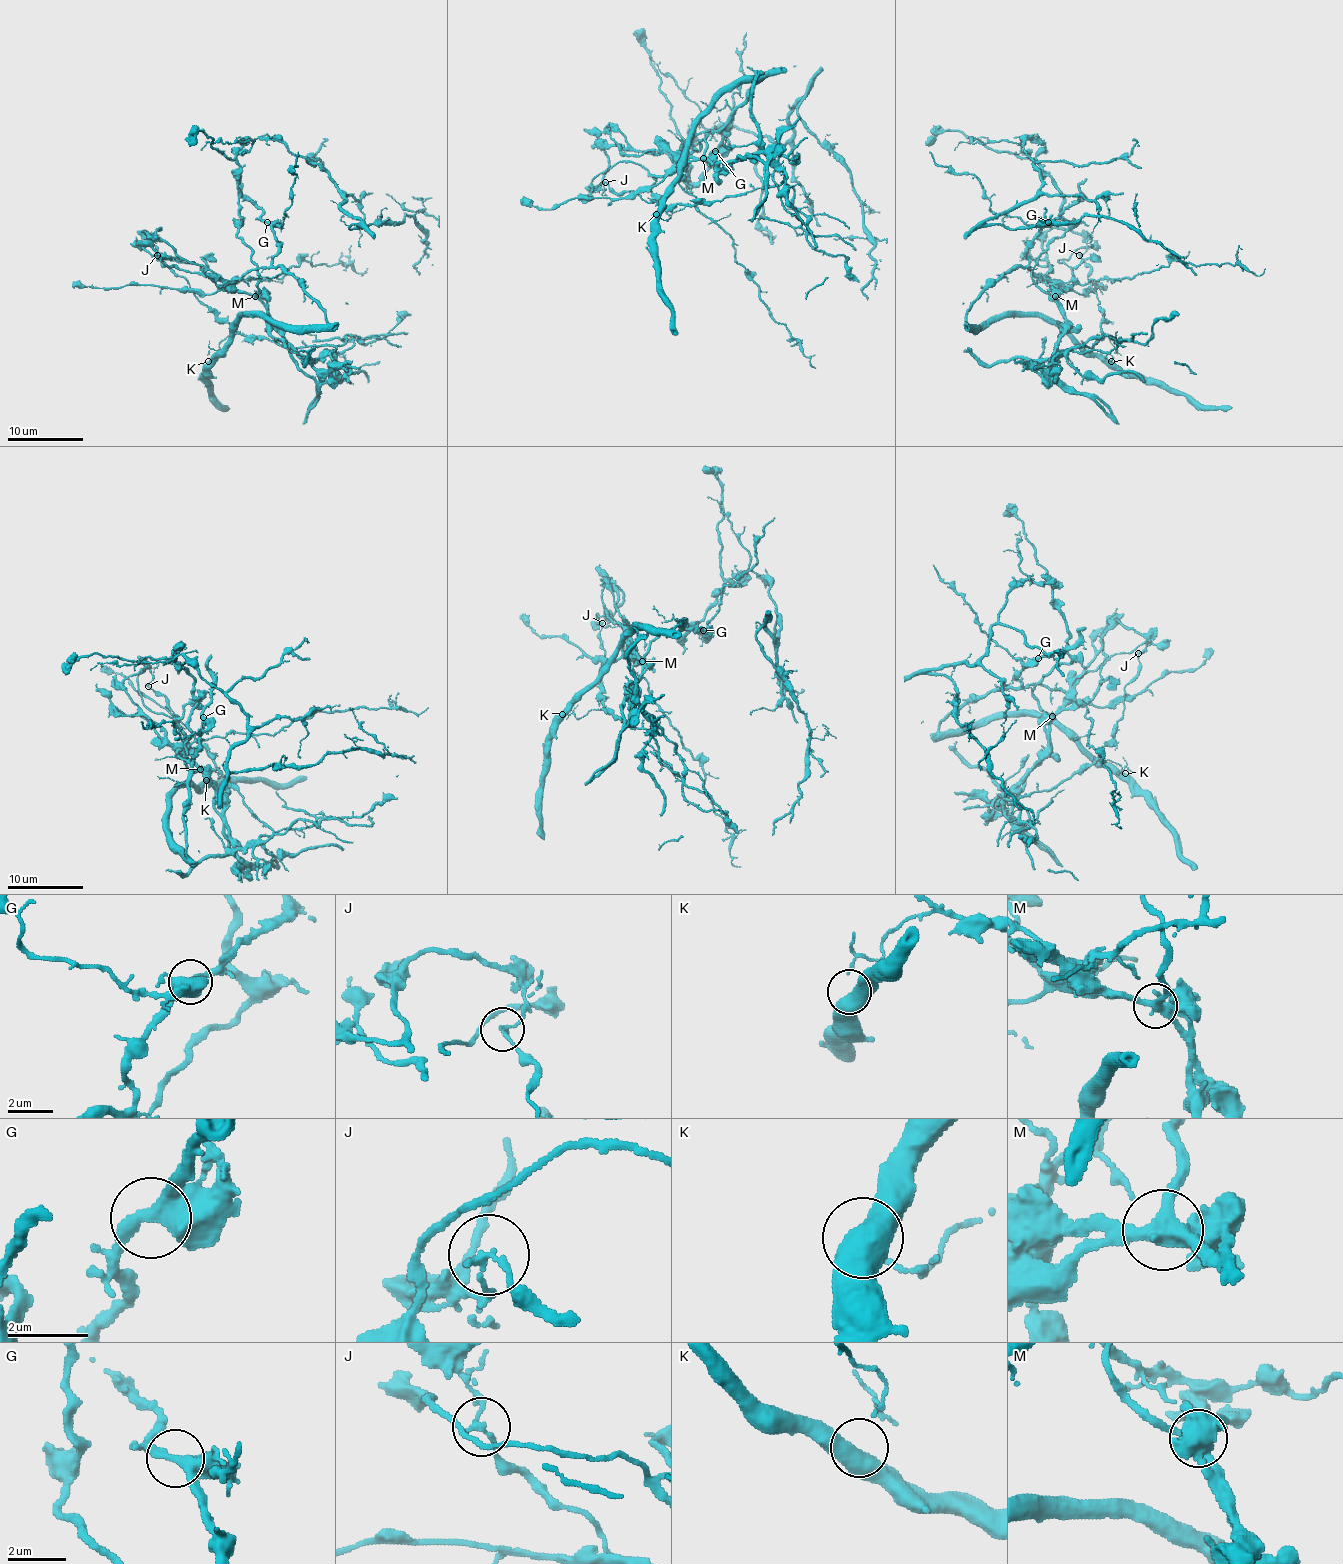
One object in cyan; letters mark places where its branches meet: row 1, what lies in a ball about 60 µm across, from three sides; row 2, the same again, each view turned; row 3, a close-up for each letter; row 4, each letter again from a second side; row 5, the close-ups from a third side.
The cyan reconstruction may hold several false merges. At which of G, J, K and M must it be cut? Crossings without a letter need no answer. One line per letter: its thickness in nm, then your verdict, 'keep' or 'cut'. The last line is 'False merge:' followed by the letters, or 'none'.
G: 360 nm thick; keep
J: 150 nm thick; cut
K: 550 nm thick; keep
M: 400 nm thick; cut
False merge: J, M

